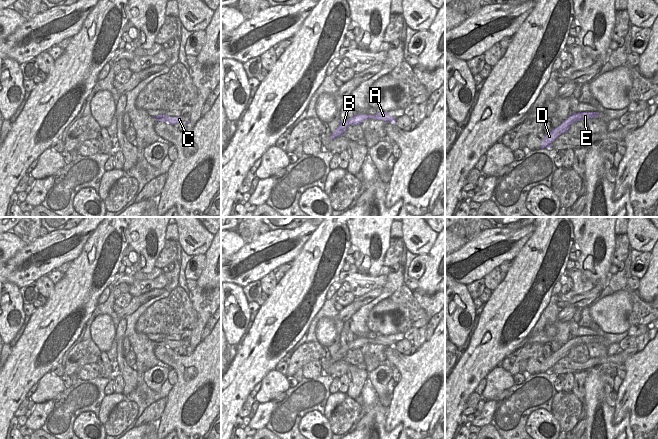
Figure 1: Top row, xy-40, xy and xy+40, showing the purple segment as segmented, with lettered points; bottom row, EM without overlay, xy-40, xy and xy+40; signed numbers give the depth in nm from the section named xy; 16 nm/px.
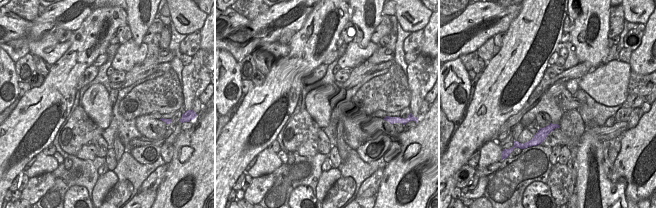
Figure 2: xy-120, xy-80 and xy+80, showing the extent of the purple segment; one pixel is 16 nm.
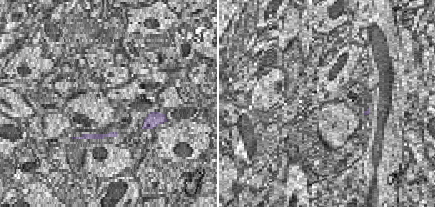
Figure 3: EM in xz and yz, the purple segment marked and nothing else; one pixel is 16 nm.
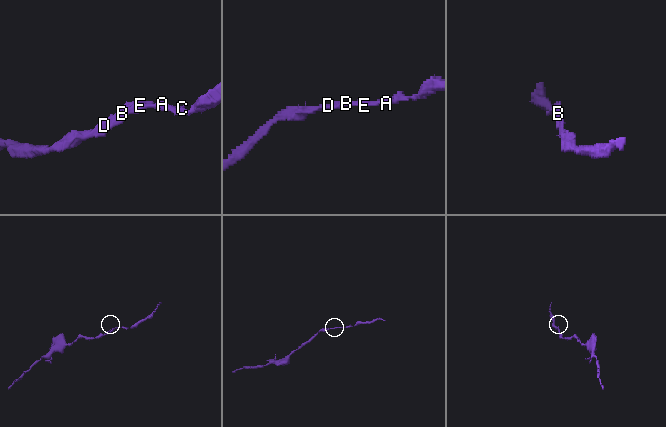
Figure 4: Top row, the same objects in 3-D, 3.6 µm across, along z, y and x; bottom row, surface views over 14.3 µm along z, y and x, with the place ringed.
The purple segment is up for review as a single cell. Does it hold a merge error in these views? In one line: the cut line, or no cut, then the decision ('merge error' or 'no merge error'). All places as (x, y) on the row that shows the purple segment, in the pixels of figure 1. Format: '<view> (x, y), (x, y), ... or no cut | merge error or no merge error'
no cut | no merge error

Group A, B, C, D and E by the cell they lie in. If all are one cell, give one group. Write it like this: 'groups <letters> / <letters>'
groups A B C D E

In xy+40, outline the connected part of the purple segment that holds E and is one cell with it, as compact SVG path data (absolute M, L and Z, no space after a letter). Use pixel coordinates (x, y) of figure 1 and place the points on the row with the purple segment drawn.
M571 112L568 118L562 121L558 127L553 128L549 133L545 134L544 139L541 141L540 149L551 148L551 145L555 139L560 135L567 133L573 123L580 120L587 121L588 119L596 117L600 117L600 114L598 112Z

